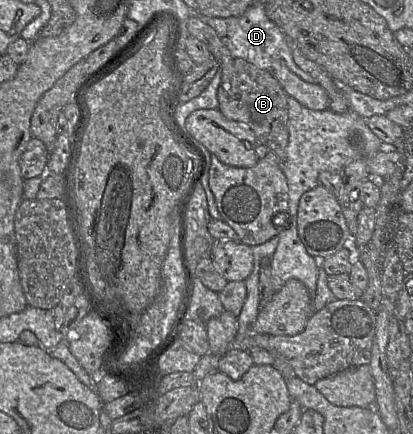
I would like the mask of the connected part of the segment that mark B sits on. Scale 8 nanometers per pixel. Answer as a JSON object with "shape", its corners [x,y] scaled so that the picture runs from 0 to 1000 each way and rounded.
{"shape":[[[482,39],[453,46],[458,83],[492,97],[516,136],[530,145],[535,189],[525,207],[528,253],[550,274],[603,293],[627,329],[671,355],[678,366],[692,359],[700,327],[697,217],[678,191],[646,164],[617,154],[586,134],[564,131],[538,99],[521,69]]]}

